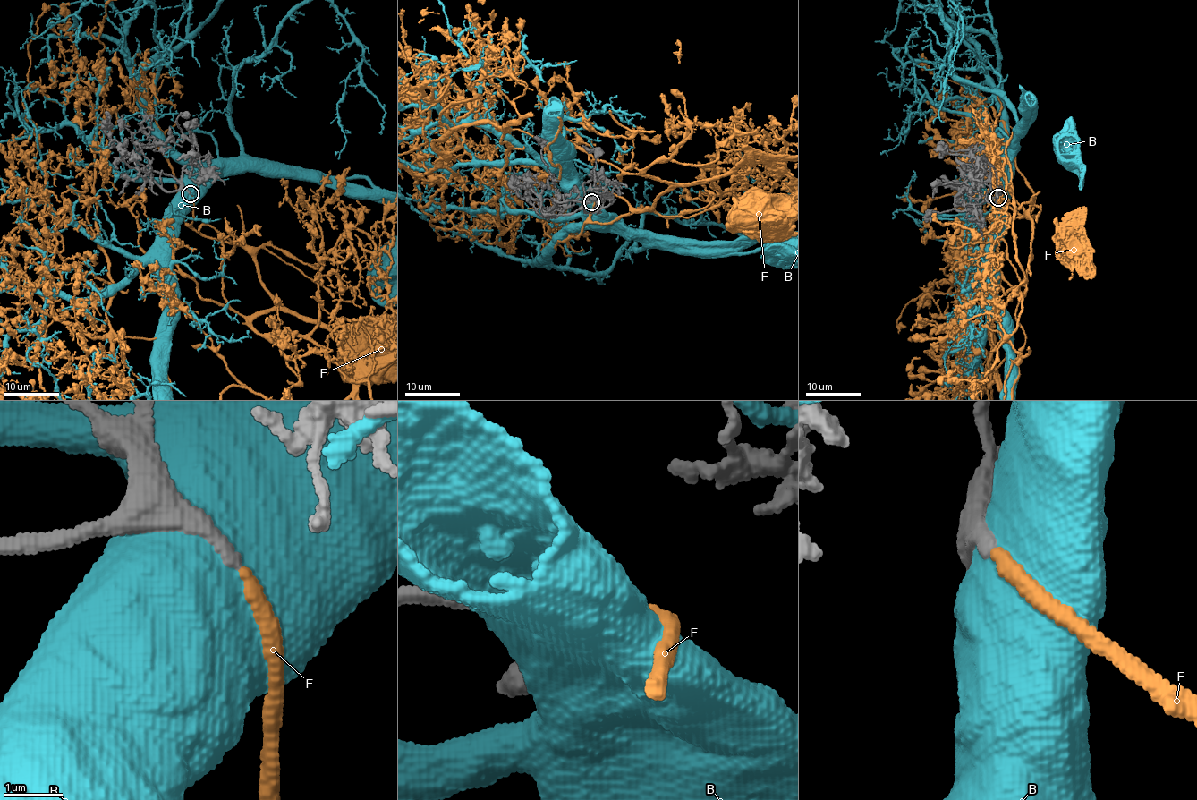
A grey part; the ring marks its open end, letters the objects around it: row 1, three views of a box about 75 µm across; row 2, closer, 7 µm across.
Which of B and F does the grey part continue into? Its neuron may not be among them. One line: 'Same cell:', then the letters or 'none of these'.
Same cell: F

